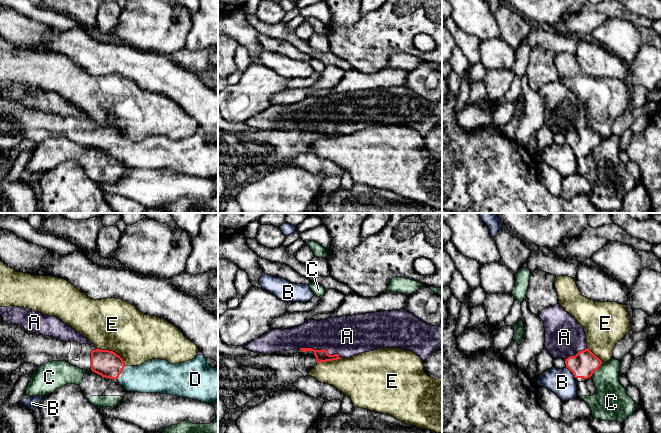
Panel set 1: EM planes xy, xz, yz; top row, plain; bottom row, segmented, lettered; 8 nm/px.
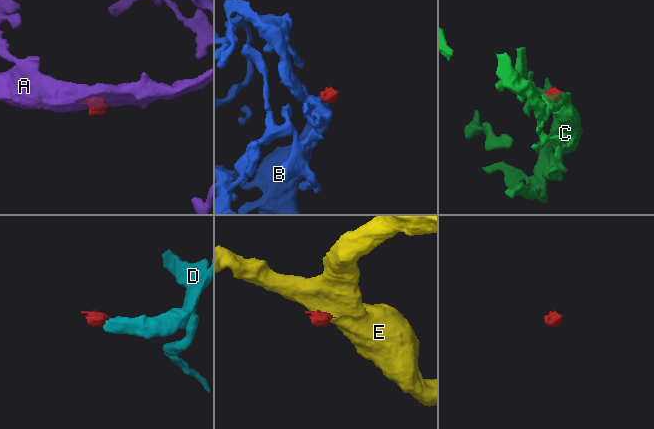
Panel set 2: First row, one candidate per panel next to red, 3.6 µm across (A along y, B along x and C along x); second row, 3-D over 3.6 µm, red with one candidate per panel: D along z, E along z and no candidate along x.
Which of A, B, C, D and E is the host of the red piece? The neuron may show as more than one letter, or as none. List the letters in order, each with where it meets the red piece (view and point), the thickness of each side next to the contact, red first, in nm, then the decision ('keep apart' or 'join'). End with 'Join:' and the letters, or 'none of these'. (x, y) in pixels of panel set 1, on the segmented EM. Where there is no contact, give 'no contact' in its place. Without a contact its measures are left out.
A: xz (322, 349) | 100/320 nm | keep apart
B: yz (571, 371) | 200/220 nm | keep apart
C: yz (597, 369) | 200/240 nm | keep apart
D: xy (121, 372) | 220/260 nm | join
E: xy (112, 351) | 220/420 nm | keep apart
Join: D

